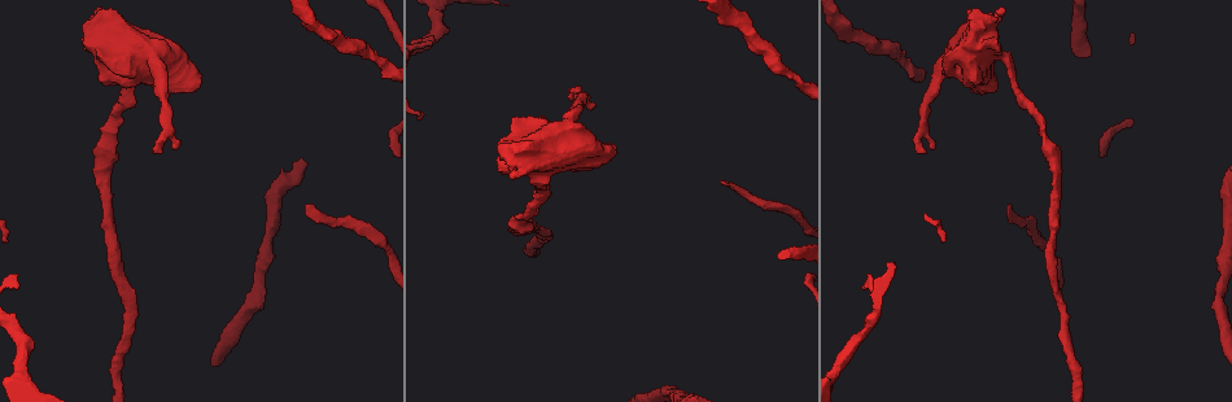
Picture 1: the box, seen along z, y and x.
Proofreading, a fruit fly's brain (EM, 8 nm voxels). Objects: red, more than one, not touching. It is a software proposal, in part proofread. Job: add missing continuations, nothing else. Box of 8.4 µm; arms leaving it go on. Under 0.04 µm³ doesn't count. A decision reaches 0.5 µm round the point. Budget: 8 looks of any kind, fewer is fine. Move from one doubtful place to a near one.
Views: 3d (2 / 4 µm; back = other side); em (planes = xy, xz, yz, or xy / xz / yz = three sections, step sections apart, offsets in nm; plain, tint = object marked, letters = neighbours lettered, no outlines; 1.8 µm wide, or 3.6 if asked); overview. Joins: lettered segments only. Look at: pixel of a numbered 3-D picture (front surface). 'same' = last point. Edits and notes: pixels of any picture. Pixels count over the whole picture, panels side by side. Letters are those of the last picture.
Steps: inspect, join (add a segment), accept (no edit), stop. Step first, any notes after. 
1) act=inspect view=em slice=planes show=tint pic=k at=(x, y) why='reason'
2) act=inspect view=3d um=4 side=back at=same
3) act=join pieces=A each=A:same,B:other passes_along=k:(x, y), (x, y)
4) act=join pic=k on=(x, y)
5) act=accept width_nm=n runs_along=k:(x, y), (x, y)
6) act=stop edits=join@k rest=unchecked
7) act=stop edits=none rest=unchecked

act=inspect view=em slice=planes show=letters pic=1 at=(933, 147) why='branch stops here'

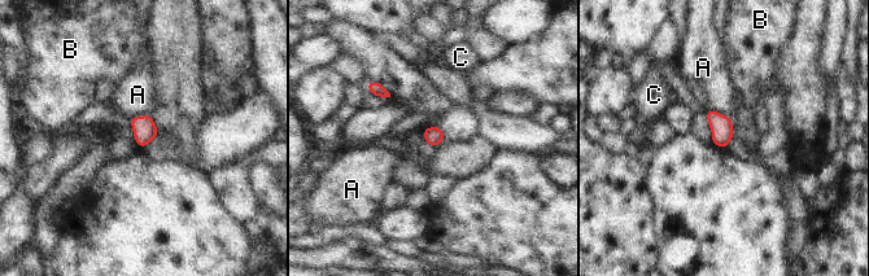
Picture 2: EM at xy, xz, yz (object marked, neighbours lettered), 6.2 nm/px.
act=accept width_nm=120 longest_contact=A:170nm each=A:other,B:other,C:other found='none of them fits'

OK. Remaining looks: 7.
act=inspect view=3d um=4 side=back pic=1 at=(109, 68) why='stops while still wide'

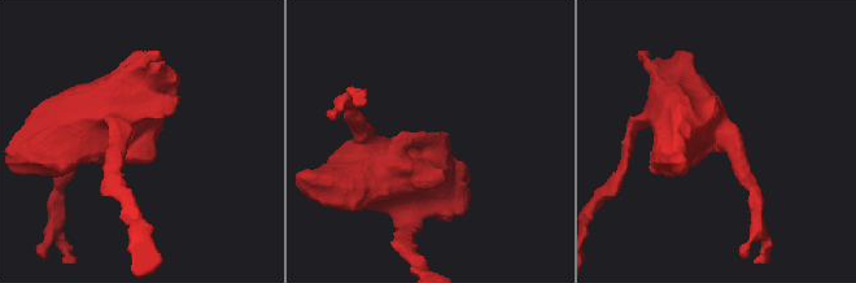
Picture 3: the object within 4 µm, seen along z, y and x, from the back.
act=inspect view=em um=3.6 slice=planes show=letters pic=3 at=(429, 136) why='now the EM'

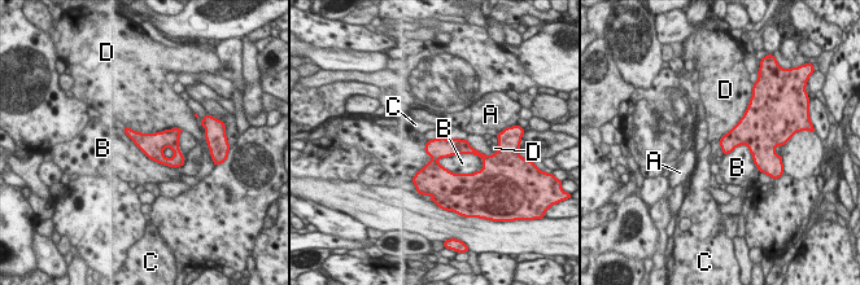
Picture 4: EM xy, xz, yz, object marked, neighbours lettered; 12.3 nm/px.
act=accept each=A:other,B:other,C:other,D:other border=4:(477, 156), (452, 154), (437, 162) found='no lettered segment goes on from it'

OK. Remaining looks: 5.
act=inspect view=em um=3.6 slice=yz step=16 show=letters pic=1 at=(17, 287) why='free end'

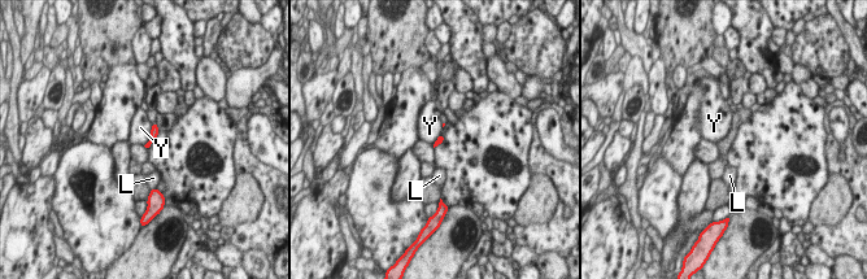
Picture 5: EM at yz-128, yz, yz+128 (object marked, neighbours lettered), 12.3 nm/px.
act=accept each=L:other,Y:other border=5:(152, 123), (149, 140), (144, 145) found='none of them fits'

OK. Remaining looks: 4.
act=stop edits=none rest=unchecked

